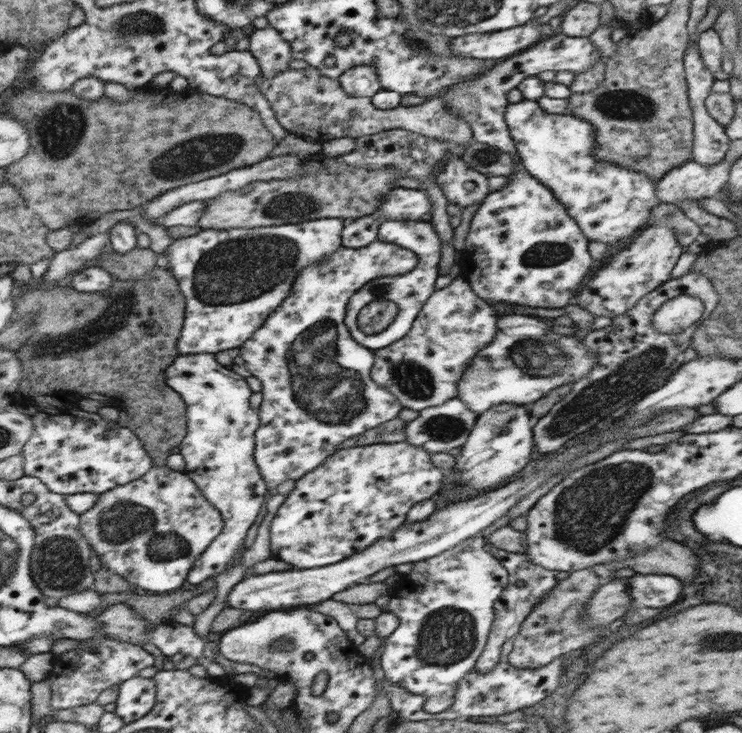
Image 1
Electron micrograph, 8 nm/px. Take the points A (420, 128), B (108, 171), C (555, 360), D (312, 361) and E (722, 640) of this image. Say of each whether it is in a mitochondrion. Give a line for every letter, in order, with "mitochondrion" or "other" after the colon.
A: other
B: other
C: mitochondrion
D: mitochondrion
E: mitochondrion

